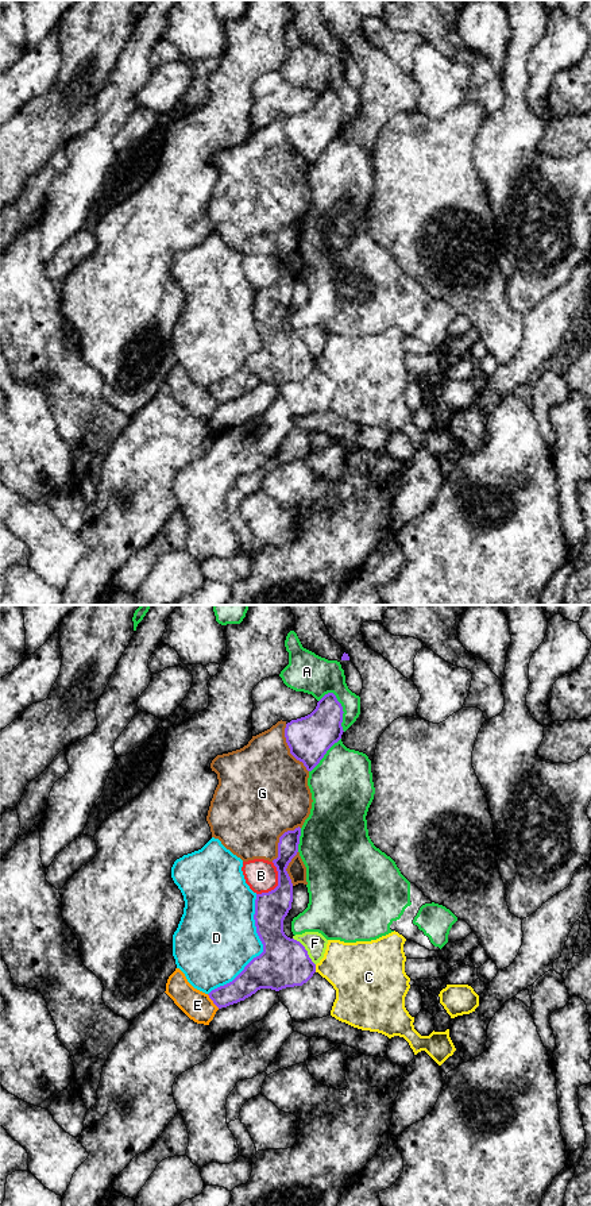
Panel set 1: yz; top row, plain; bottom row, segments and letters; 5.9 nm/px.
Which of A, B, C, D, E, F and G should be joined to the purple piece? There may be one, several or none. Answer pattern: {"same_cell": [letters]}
{"same_cell": []}

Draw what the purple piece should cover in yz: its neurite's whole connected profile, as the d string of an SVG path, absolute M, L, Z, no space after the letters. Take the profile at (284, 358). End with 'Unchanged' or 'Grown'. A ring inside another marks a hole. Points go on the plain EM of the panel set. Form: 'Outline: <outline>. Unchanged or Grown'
Outline: M298 221L279 232L278 253L273 255L278 266L278 281L269 288L256 289L255 294L254 315L263 347L232 377L208 389L219 404L244 396L260 384L279 386L302 381L316 367L316 359L305 342L283 327L283 315L293 297L293 278L286 263L298 247L300 231Z. Unchanged

